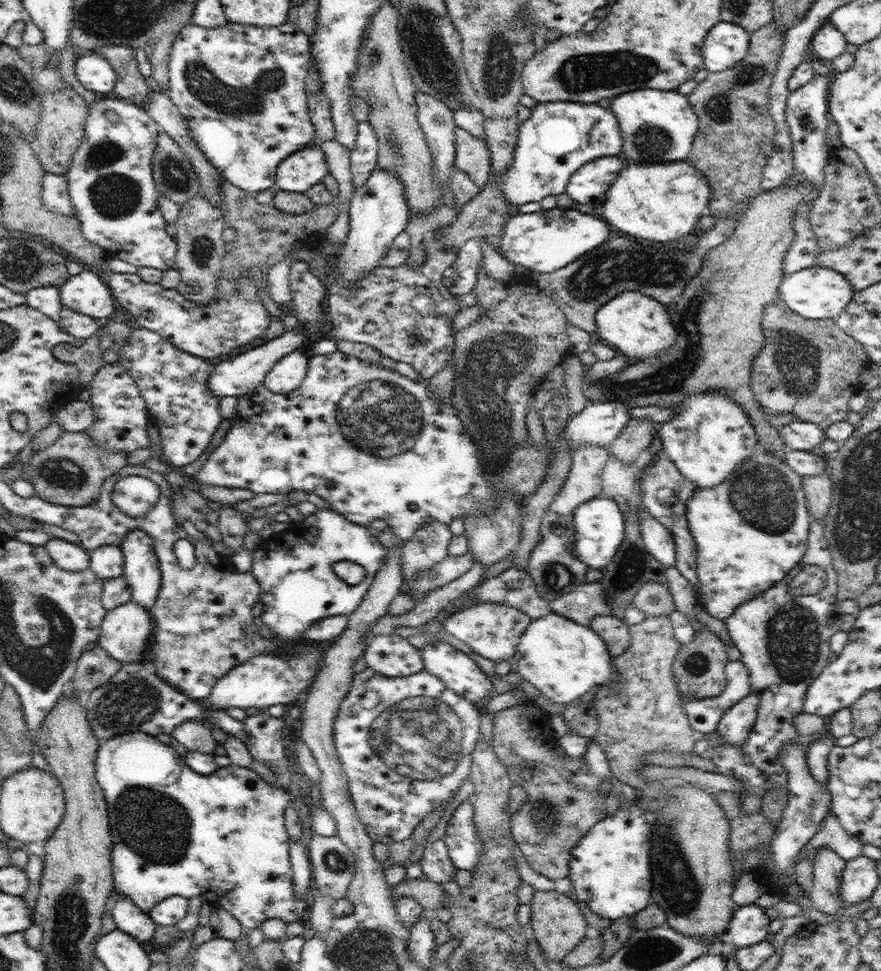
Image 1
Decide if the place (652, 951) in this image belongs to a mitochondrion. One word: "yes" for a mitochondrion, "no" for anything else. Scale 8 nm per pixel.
yes

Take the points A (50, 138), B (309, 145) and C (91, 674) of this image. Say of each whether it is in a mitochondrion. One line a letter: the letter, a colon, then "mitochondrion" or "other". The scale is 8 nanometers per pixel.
A: mitochondrion
B: other
C: mitochondrion

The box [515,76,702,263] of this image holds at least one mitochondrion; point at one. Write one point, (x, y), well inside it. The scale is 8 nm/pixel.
(652, 141)

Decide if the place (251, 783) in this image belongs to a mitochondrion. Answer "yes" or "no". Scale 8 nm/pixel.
no

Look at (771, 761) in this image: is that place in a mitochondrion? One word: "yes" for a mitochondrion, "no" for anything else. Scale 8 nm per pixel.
no

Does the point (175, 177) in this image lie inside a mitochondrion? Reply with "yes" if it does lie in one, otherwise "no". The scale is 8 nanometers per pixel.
yes

